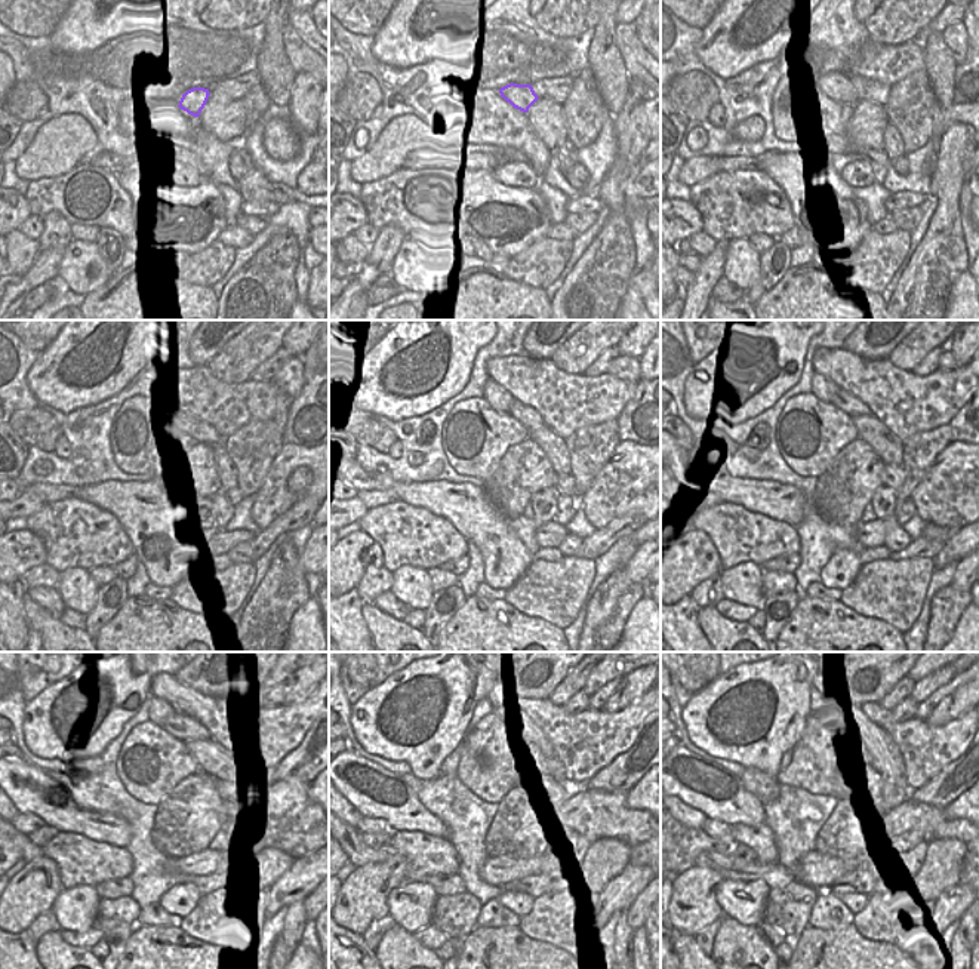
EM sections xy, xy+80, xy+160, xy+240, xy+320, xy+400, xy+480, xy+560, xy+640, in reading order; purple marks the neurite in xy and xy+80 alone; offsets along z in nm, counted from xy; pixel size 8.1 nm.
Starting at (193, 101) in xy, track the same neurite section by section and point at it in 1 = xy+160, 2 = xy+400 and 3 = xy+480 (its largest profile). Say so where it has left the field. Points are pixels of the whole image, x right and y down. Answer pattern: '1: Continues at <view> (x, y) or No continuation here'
1: Continues at xy+160 (839, 83)
2: Continues at xy+400 (822, 388)
3: Continues at xy+480 (160, 710)

